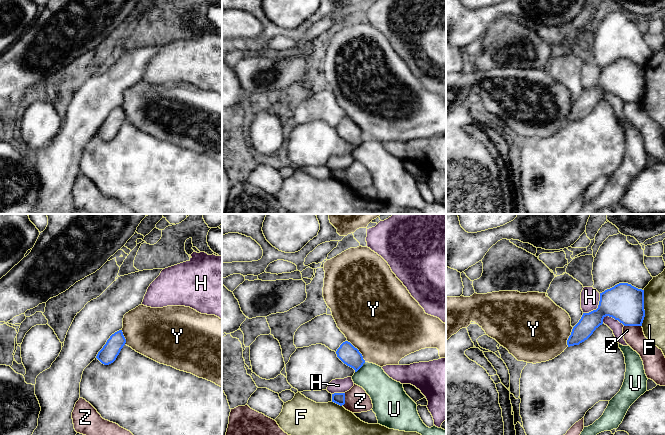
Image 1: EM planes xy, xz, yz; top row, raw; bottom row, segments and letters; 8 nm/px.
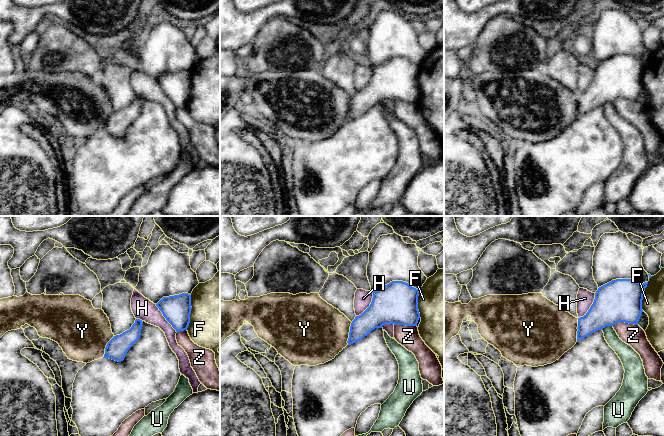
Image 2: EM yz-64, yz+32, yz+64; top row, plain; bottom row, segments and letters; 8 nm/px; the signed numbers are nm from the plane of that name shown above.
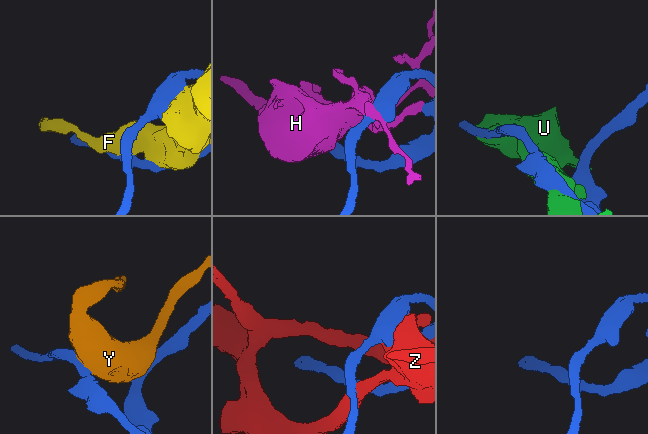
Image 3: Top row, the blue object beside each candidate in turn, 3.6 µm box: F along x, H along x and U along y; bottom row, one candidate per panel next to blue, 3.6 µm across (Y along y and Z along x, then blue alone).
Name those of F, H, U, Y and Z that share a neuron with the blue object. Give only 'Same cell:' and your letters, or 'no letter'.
Same cell: Y

